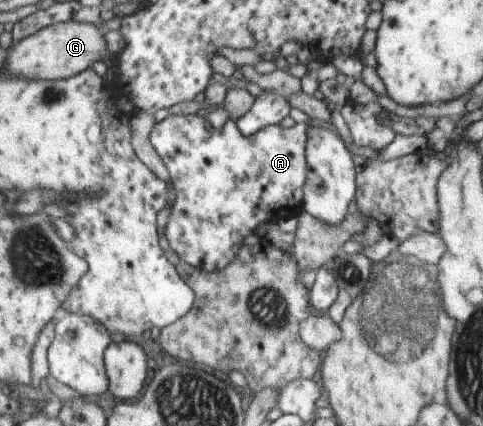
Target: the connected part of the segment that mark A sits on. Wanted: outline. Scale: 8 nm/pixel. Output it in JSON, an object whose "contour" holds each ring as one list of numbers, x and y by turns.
{"contour":[[197,113,180,116,169,114,165,119,155,124,155,127,153,127,150,133,150,142,161,156,163,163,167,166,170,178,172,179,171,187,175,188,176,193,175,202,171,203,172,213,164,228,165,237,167,237,167,241,169,241,169,247,177,253,182,261,193,267,200,267,206,272,224,270,225,267,233,263,239,251,243,249,241,247,243,239,245,239,249,233,253,233,261,223,265,223,265,221,278,222,280,219,287,219,287,217,296,217,304,211,302,200,304,199,304,187,305,182,307,181,308,168,306,160,307,130,308,125,305,122,296,123,289,128,283,128,279,124,273,124,272,126,265,127,263,130,259,130,252,136,246,136,241,133,237,123,231,118,225,122,222,129,217,129,211,126,209,120,207,120,205,116,199,116]]}

